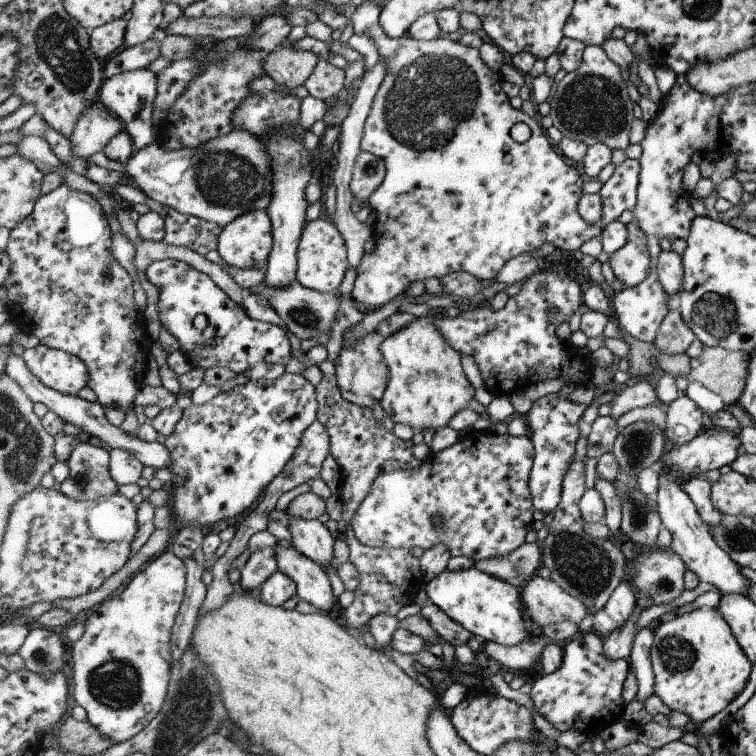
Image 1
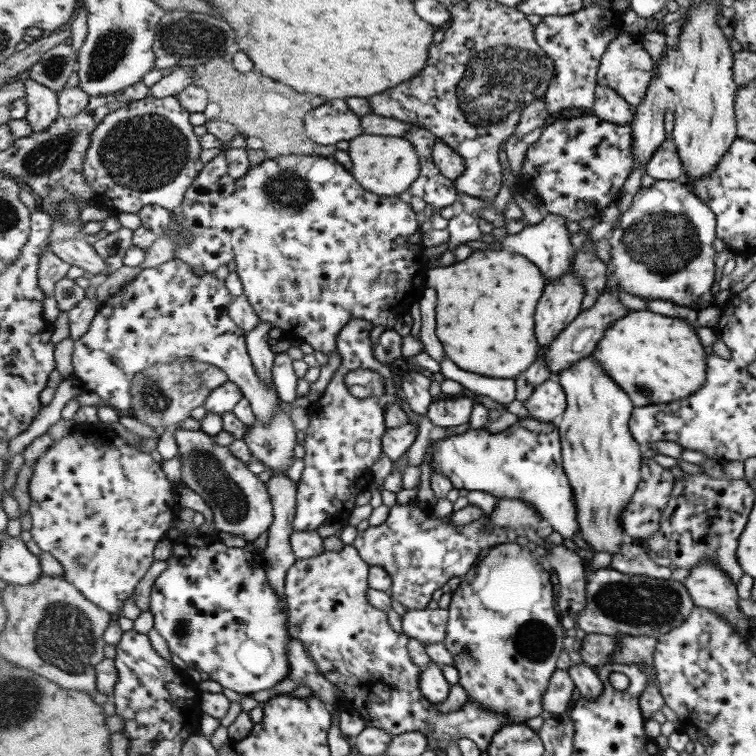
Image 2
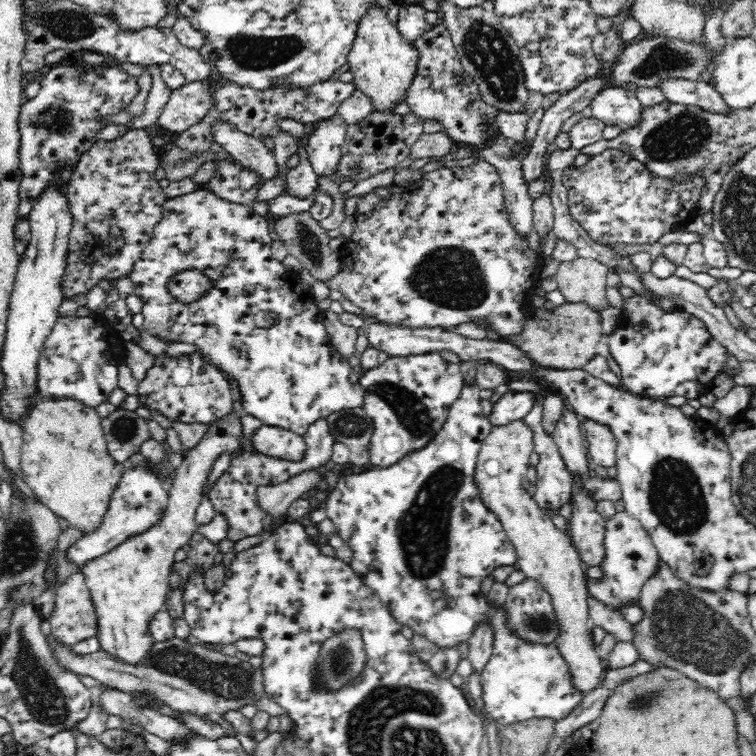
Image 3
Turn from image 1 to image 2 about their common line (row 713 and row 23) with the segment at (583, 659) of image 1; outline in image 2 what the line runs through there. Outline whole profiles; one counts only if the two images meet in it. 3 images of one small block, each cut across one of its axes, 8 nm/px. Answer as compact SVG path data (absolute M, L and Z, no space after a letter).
M593 4L573 14L542 17L542 21L537 23L535 38L555 64L554 77L544 97L554 118L569 108L593 109L602 59L621 30L621 15L611 6L605 8Z

